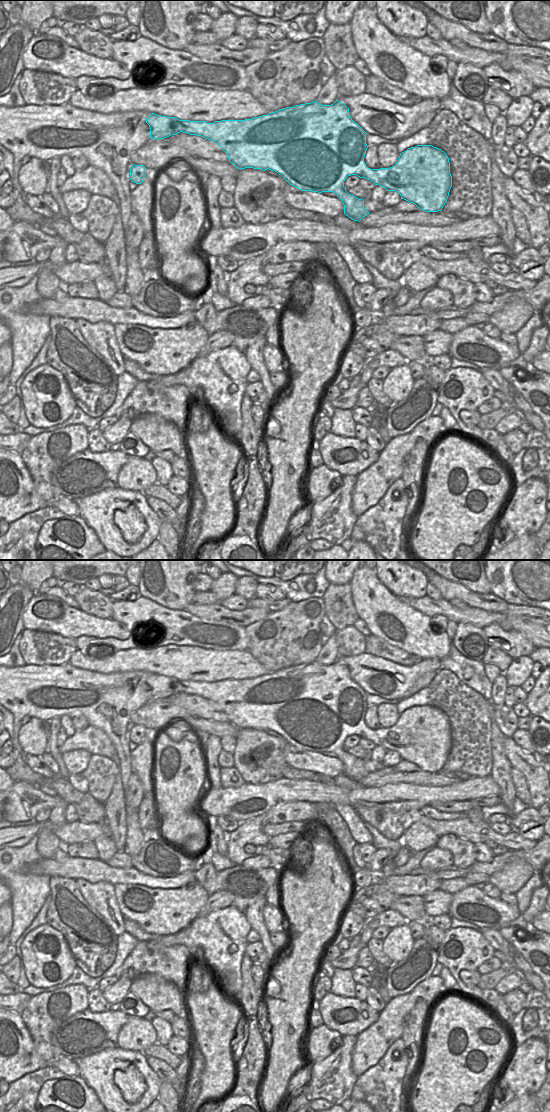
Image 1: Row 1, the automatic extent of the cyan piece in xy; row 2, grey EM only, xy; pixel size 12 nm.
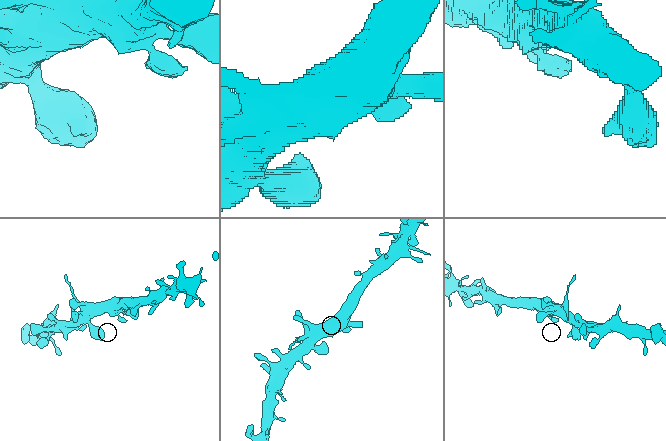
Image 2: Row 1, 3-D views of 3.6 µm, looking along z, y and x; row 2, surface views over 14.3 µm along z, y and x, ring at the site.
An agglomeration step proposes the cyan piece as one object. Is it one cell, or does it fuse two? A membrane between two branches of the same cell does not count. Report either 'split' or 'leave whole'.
leave whole

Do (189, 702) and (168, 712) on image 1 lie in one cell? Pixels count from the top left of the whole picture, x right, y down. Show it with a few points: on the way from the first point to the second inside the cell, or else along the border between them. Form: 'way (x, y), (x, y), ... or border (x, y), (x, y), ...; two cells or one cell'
border (174, 704), (182, 707), (190, 715); two cells

